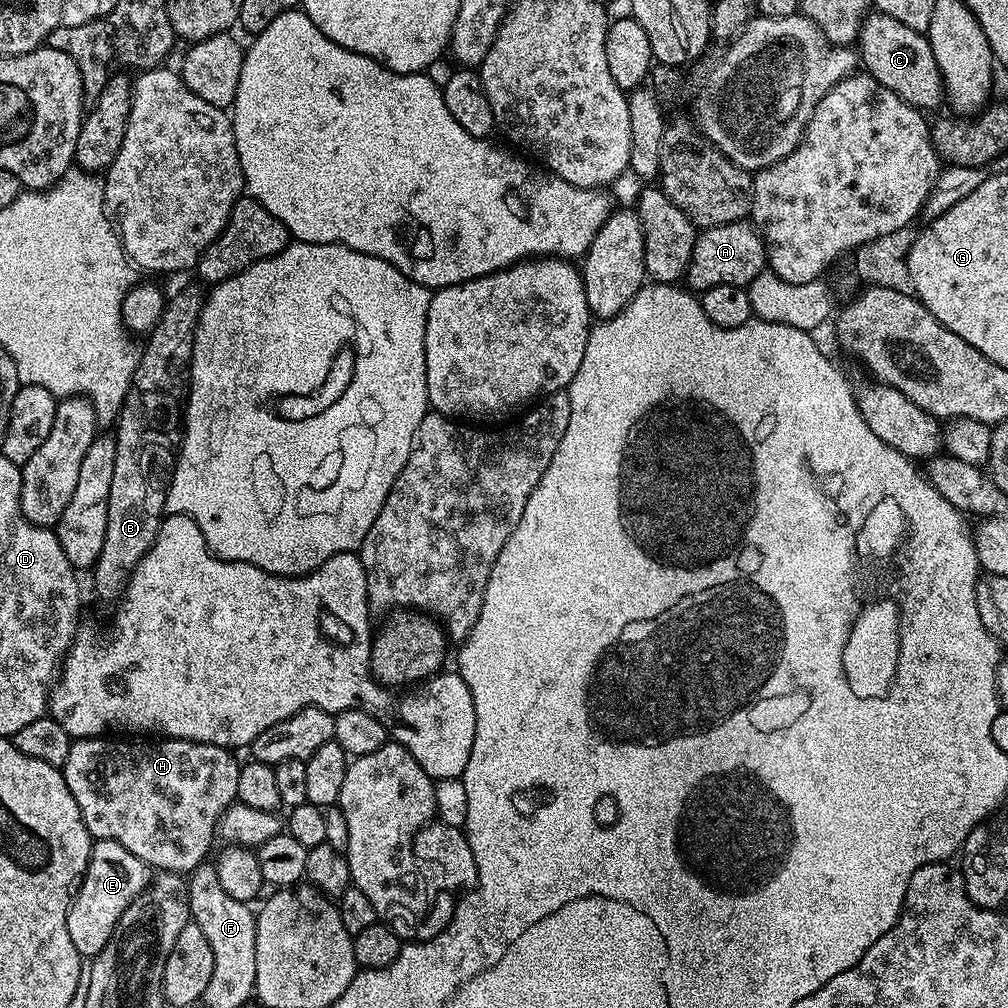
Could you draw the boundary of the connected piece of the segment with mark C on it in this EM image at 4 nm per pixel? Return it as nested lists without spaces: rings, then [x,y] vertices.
[[[872,10],[865,16],[860,27],[858,60],[867,75],[886,86],[886,90],[894,90],[894,94],[912,108],[929,110],[945,103],[944,79],[927,35],[910,30],[910,26],[898,22],[898,18],[890,18],[890,14]]]

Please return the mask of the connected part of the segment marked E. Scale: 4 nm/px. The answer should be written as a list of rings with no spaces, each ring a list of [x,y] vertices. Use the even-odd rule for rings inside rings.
[[[98,840],[92,845],[92,857],[84,872],[84,879],[72,897],[72,905],[66,918],[66,930],[70,930],[70,942],[81,958],[95,958],[110,942],[116,923],[131,904],[140,899],[145,888],[152,883],[153,869],[142,862],[126,846],[113,840]]]

